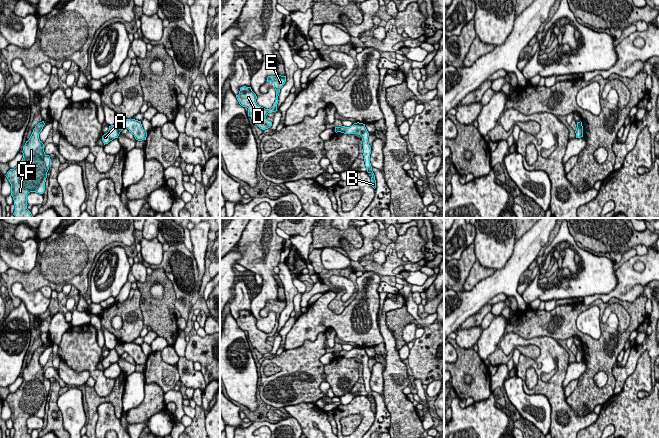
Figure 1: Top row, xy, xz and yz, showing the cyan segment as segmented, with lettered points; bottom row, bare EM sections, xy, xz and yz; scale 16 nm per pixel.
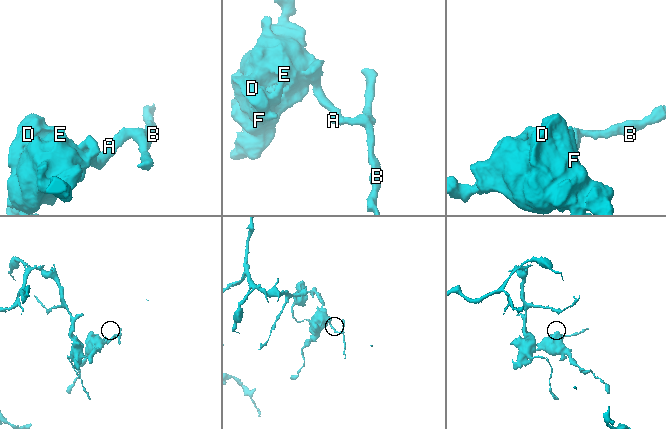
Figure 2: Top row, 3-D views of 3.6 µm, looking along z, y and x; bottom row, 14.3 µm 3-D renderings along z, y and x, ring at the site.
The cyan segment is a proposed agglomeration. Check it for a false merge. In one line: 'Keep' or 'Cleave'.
Cleave

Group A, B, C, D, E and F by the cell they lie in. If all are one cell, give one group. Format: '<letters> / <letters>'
A C D E F / B

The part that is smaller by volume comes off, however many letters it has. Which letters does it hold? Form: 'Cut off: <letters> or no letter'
Cut off: B

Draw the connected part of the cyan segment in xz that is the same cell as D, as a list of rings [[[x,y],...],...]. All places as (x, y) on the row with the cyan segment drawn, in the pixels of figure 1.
[[[268,76],[267,82],[271,82],[274,84],[274,88],[276,90],[276,100],[273,106],[270,109],[265,109],[259,106],[256,102],[257,96],[252,91],[251,87],[243,86],[240,88],[239,94],[236,95],[236,98],[239,104],[243,107],[248,108],[248,116],[251,117],[252,122],[257,125],[260,129],[265,130],[272,126],[272,122],[266,119],[268,113],[277,111],[278,104],[278,96],[280,93],[280,89],[286,82],[286,76]]]

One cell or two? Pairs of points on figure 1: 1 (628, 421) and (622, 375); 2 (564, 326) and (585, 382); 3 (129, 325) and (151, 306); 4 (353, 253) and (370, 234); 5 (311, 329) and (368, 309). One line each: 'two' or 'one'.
1: two
2: one
3: two
4: one
5: one

